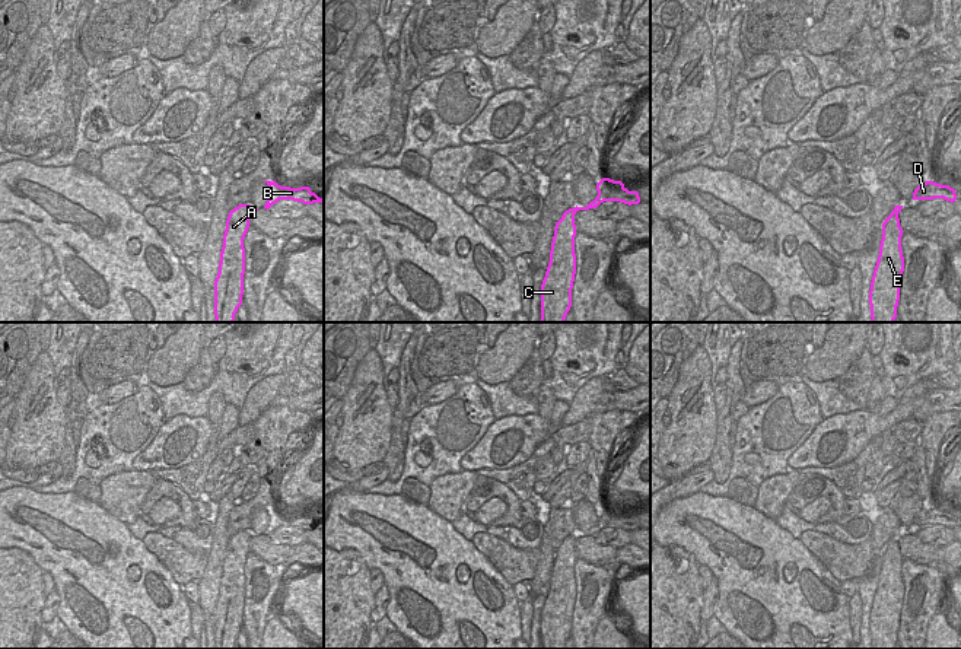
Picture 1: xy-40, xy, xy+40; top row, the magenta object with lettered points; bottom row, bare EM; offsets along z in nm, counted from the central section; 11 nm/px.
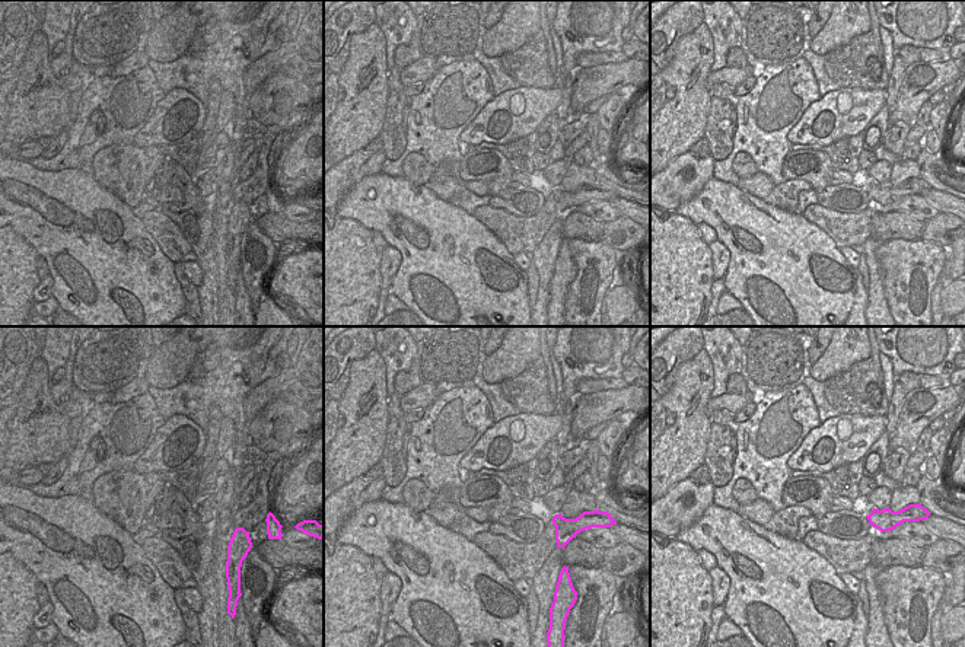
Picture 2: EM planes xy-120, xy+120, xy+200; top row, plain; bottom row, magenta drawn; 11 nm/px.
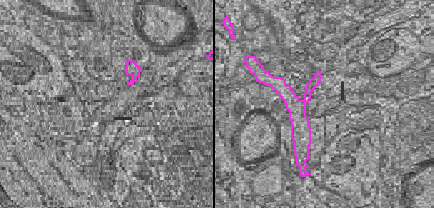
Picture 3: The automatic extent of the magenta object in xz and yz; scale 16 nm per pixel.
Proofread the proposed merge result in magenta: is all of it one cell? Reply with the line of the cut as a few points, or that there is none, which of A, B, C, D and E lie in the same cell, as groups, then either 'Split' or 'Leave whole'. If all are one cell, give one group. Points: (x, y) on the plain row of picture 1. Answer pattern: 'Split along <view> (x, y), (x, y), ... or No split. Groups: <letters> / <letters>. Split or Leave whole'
Split along xy (582, 534), (588, 535). Groups: A C E / B D. Split

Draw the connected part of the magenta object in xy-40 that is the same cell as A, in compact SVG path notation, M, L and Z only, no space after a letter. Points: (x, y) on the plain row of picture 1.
M239 531L229 538L220 579L219 599L214 607L216 649L233 649L242 631L245 575L244 566L249 556L249 538L258 537L249 531Z

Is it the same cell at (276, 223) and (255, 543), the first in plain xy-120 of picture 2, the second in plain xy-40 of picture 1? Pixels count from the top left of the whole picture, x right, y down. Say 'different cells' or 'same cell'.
same cell

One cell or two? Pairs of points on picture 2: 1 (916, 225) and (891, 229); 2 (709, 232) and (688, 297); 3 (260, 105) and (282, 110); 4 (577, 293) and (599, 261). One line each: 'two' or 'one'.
1: one
2: two
3: one
4: one

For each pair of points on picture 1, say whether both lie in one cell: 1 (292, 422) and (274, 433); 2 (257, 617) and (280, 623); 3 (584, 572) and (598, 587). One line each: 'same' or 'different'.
1: same
2: different
3: same

